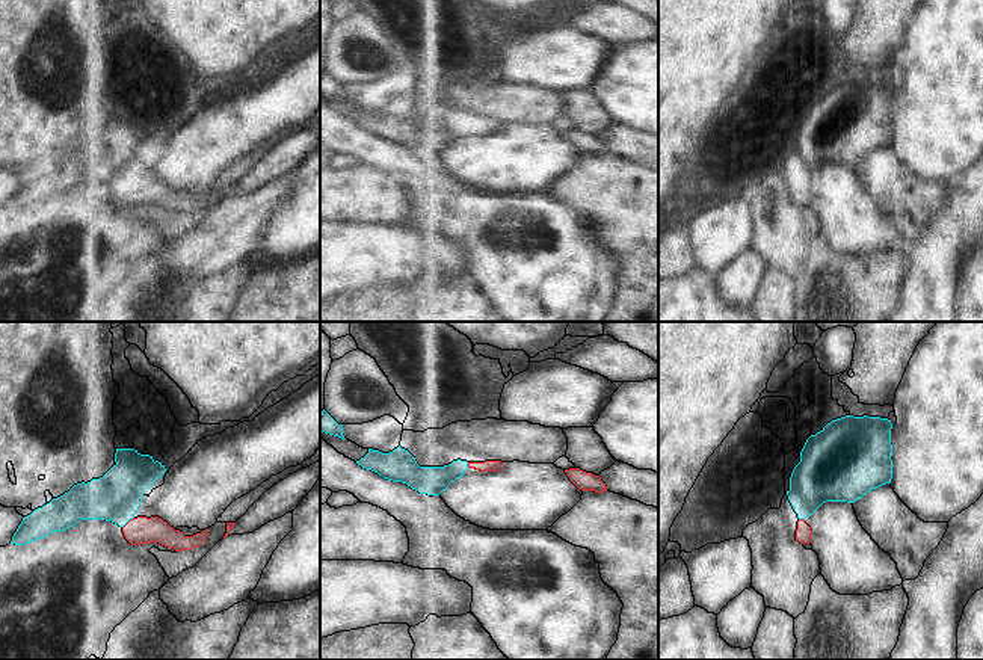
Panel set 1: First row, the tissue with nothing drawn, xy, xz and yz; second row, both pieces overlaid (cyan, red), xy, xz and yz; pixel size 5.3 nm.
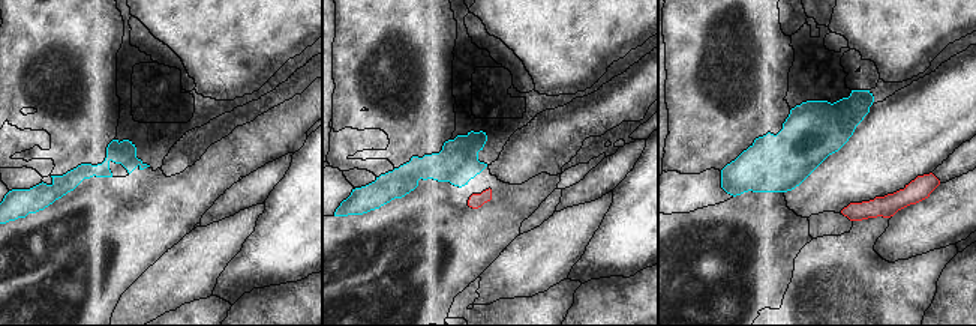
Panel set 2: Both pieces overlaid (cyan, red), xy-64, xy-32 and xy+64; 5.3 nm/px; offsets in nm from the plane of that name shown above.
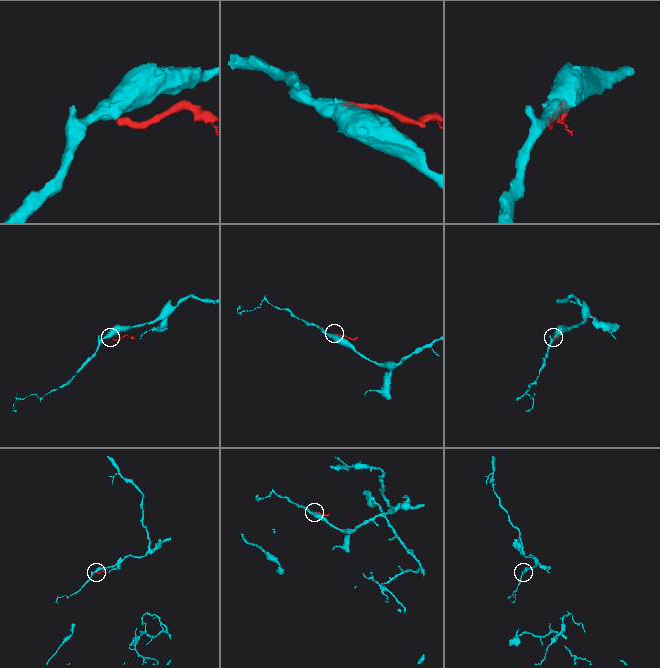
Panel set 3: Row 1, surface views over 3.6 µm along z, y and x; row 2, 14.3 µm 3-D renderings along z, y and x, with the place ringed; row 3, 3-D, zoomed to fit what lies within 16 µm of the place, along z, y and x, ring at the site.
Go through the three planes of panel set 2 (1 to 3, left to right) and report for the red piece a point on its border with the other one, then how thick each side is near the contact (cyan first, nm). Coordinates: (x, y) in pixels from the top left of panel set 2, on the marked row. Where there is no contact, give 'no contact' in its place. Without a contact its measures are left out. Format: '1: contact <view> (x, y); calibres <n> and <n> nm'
1: no contact
2: no contact
3: no contact

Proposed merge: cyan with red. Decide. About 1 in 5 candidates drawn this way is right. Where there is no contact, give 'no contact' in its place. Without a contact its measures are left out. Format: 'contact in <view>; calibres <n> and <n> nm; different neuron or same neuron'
contact in xy; calibres 260 and 140 nm; different neuron

